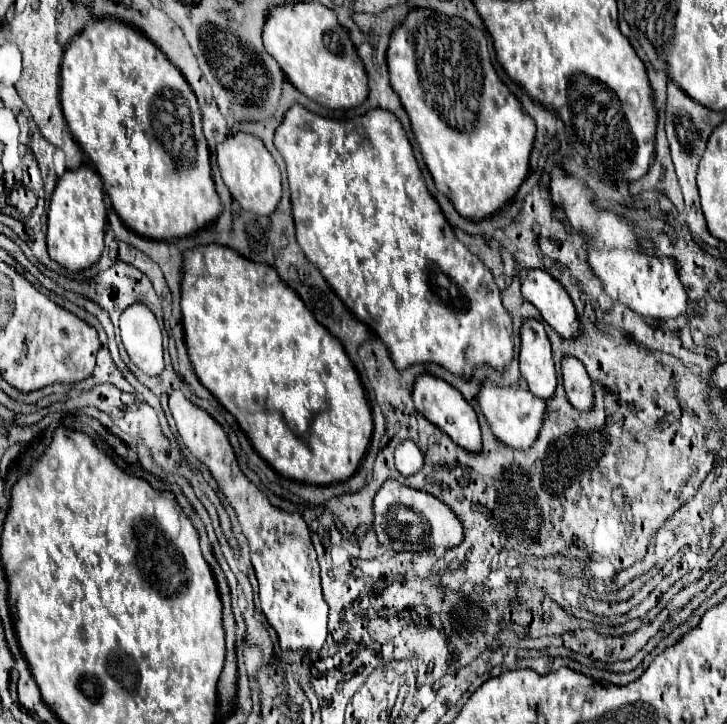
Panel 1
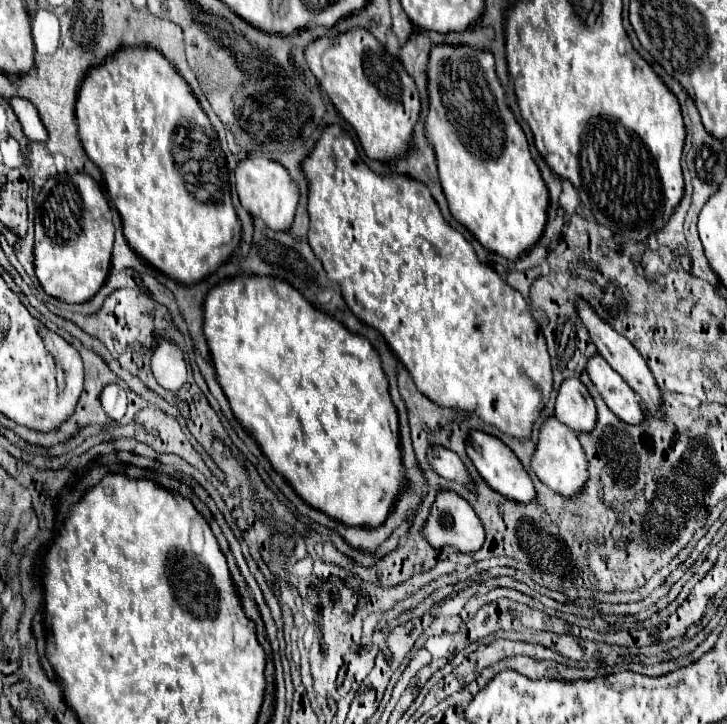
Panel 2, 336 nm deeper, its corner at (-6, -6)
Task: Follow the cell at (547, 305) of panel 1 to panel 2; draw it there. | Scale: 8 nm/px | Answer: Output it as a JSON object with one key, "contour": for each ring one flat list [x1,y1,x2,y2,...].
{"contour":[[580,298,578,302,580,302,580,304,578,304,580,322,584,324,586,332,590,334,590,340,594,342,598,354,600,354,618,374,622,374,622,378,628,382,628,386,630,386,636,394,640,394,640,398,646,402,650,414,656,414,656,416,658,416,658,414,660,414,660,410,658,410,658,406,660,406,660,390,658,390,658,386,656,386,656,382,654,382,654,376,652,376,650,368,646,366,646,360,640,356,640,352,638,352,622,334,618,334,608,322,604,322,604,318,600,318,598,312,596,312,586,300]]}

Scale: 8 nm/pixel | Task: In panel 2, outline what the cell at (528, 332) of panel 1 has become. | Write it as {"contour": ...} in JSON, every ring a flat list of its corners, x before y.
{"contour":[[578,378,562,382,556,398,556,420,574,432,588,432,596,424,594,400]]}

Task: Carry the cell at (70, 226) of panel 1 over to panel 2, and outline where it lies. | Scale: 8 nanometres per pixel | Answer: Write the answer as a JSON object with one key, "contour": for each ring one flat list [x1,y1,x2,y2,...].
{"contour":[[88,174,48,180,36,198,34,268,42,288,68,304,90,300,110,272,114,244,112,210,100,186]]}

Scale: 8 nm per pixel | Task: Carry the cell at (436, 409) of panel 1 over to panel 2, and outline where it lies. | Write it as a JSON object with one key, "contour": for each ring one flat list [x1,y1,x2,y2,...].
{"contour":[[472,430,470,432,470,446,466,446,466,454,470,458,470,462,474,464,478,476,496,492,500,492,506,498,518,500,518,502,530,502,536,494,534,494,534,486,530,476,526,474,524,466,520,464,520,460,516,458,516,454,498,438,492,438,490,434,484,434,480,430]]}

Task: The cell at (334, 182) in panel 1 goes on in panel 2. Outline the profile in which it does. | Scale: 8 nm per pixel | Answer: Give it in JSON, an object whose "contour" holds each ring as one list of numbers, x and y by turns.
{"contour":[[338,125,326,126,316,142,314,150,306,156,306,160,300,164,300,174,308,182,308,214,310,214,310,232,308,232,308,242,316,254,316,258,322,262,328,280,336,284,348,304,348,308,358,316,364,324,374,326,392,352,400,358,400,362,406,366,410,372,416,388,428,396,432,402,446,406,446,408,460,408,474,412,480,416,484,422,496,426,498,430,504,430,506,434,512,434,514,438,528,438,532,432,532,424,540,416,542,408,546,406,552,390,552,368,550,368,550,356,546,352,546,346,534,346,534,340,538,338,538,324,534,322,528,302,522,298,522,294,514,288,510,288,490,266,482,264,474,252,474,248,466,242,466,238,456,232,448,222,444,222,444,216,440,208,436,206,436,200,432,198,428,186,422,182,416,182,408,176,402,174,386,174,380,176,372,172,364,162,362,162,356,146,347,131]]}

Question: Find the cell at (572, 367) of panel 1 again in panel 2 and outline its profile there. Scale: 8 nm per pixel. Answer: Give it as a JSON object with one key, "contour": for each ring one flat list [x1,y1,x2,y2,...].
{"contour":[[592,356,586,364,588,378,604,398,606,406,624,422,636,424,642,422,642,410,640,410,640,400,636,392,624,382,624,378,610,368,610,364,600,356]]}

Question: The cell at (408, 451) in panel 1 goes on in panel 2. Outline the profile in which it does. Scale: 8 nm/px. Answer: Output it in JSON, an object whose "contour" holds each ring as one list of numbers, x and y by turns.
{"contour":[[430,446,428,452,426,452,426,460,434,468,434,472,440,474,444,480,464,482,464,484,468,484,472,488,462,460,452,450,448,450,444,446]]}

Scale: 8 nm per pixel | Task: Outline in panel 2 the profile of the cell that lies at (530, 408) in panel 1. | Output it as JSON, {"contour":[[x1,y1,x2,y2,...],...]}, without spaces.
{"contour":[[550,416,540,428,538,444,532,454,532,470,550,490,566,498,576,494,576,490,582,490,584,482,588,480,588,468,586,468,584,450,578,442,578,434,574,430,568,430,564,424,558,424,556,418]]}

